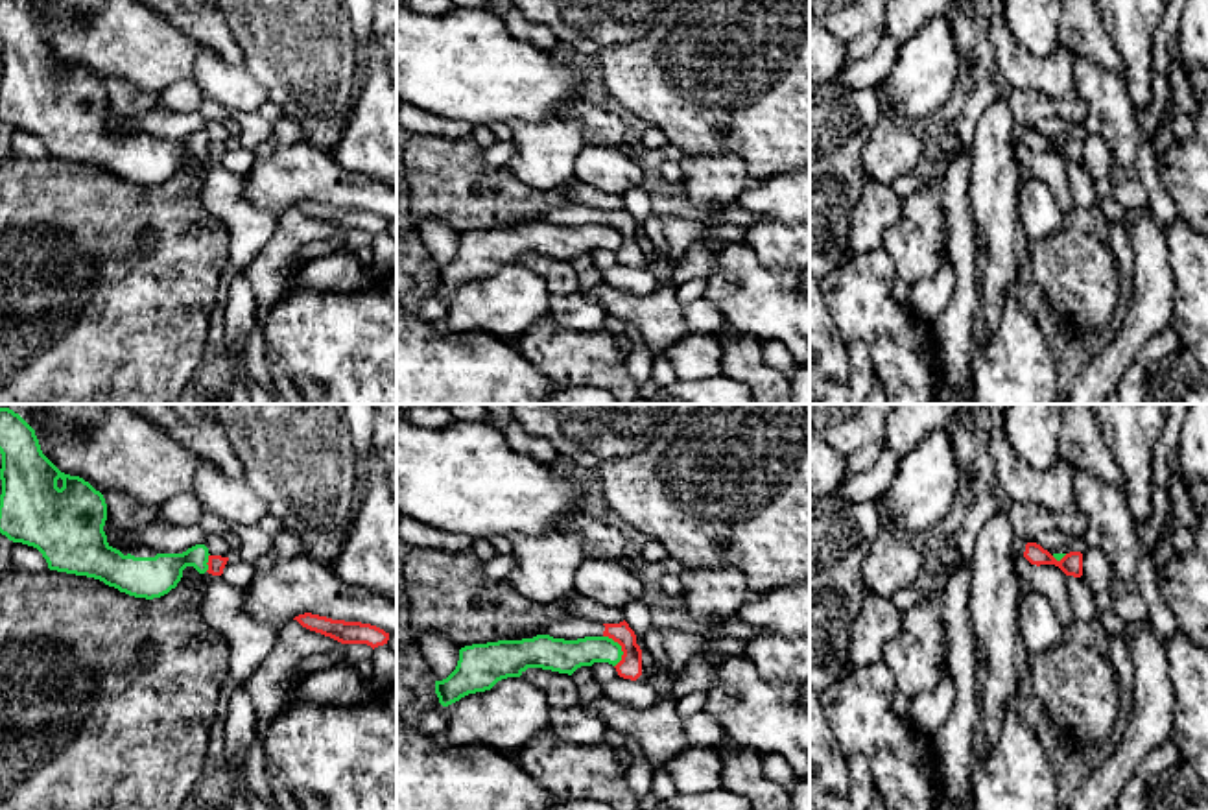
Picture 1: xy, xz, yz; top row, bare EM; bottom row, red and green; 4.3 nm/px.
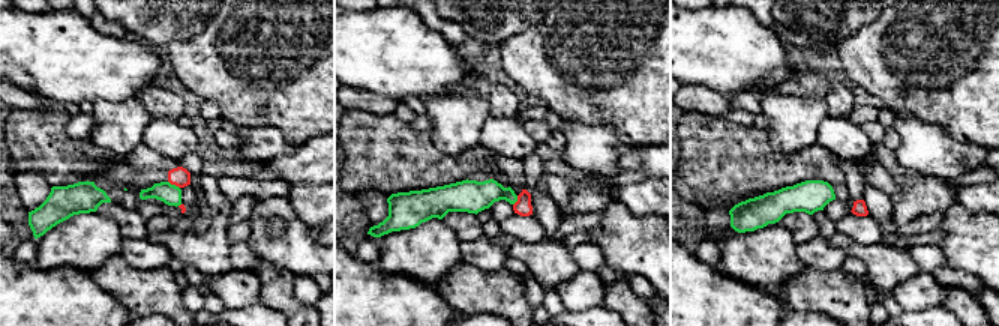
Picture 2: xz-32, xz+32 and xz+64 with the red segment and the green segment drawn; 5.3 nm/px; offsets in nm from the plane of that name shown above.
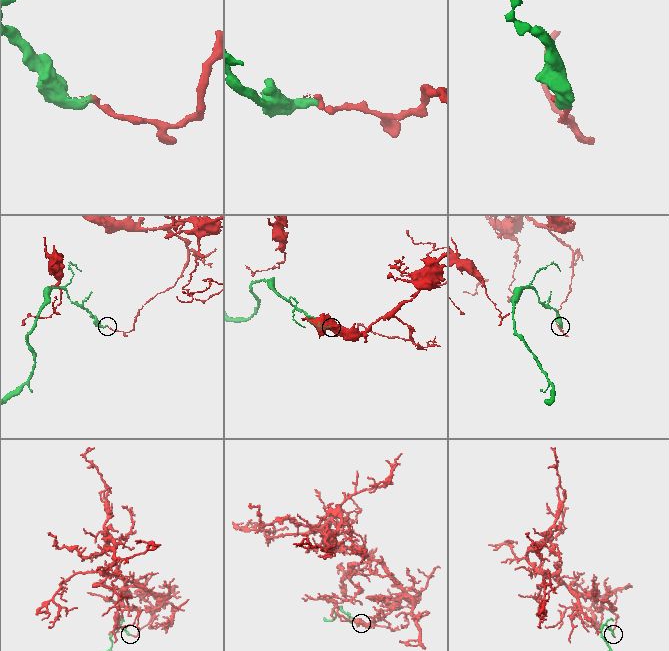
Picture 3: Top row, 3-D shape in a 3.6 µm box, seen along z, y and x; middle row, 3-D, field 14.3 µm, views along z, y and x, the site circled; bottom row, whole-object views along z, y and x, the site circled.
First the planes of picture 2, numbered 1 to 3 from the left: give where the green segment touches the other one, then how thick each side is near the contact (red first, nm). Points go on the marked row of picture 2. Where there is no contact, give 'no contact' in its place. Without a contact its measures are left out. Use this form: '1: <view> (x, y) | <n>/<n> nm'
1: xz-32 (174, 184) | 100/110 nm
2: xz+32 (518, 200) | 90/170 nm
3: no contact

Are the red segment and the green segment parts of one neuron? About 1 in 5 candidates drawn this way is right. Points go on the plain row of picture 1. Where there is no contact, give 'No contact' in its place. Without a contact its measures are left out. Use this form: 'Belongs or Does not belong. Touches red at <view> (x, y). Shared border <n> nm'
Does not belong. Touches red at xz (622, 235). Shared border 150 nm

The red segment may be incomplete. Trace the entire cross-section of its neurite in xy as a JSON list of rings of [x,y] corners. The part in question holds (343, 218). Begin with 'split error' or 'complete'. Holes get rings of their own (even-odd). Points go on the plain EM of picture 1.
complete; [[[312,199],[299,201],[293,207],[341,231],[367,231],[374,236],[389,227],[389,220],[371,210],[332,207]]]

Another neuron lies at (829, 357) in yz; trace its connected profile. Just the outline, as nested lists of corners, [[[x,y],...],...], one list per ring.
[[[810,273],[810,404],[850,404],[850,360],[821,292],[821,280]]]

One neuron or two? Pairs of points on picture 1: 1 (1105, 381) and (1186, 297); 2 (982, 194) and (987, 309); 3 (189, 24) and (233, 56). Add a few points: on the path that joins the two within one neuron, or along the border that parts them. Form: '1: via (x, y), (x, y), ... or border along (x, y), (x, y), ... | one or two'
1: border along (1173, 268), (1173, 320), (1170, 323) | two
2: via (996, 222), (996, 275), (993, 281) | one
3: via (200, 24), (222, 45) | one

